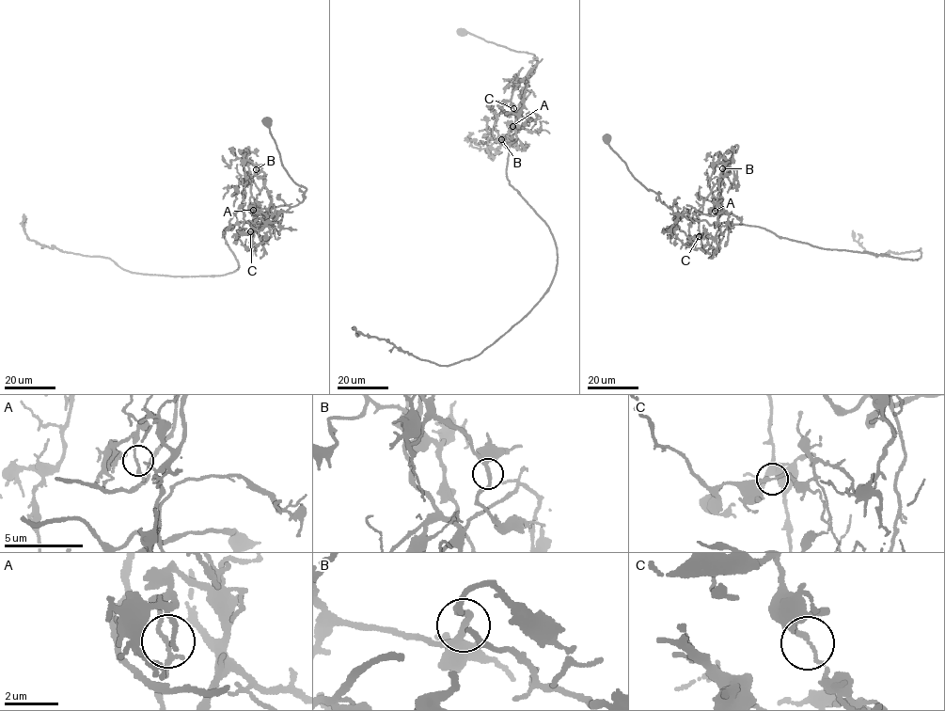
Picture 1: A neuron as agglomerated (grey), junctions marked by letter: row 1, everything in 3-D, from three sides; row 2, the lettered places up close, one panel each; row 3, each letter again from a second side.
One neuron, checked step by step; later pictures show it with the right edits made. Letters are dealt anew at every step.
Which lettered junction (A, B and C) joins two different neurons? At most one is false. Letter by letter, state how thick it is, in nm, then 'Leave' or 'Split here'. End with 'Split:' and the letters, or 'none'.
A: Thickness 160 nm. Leave
B: Thickness 190 nm. Leave
C: Thickness 170 nm. Split here
Split: C

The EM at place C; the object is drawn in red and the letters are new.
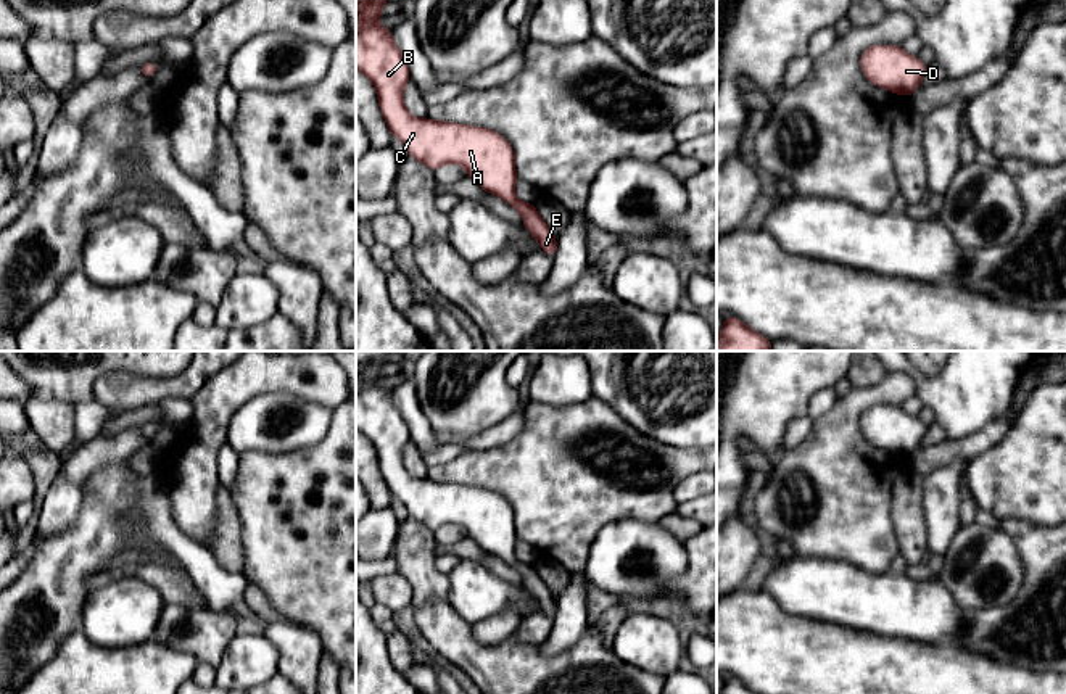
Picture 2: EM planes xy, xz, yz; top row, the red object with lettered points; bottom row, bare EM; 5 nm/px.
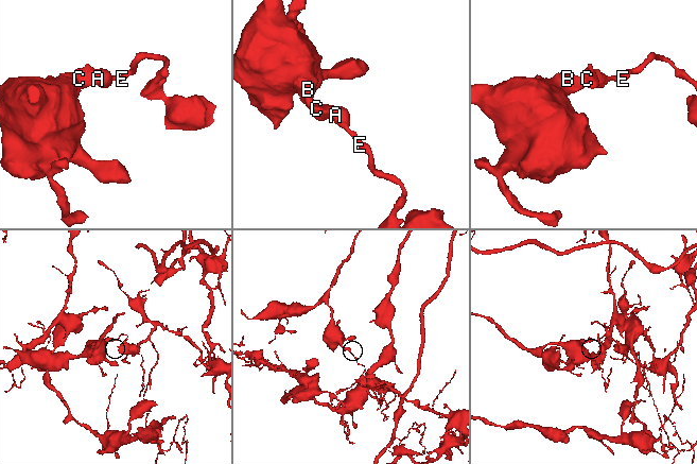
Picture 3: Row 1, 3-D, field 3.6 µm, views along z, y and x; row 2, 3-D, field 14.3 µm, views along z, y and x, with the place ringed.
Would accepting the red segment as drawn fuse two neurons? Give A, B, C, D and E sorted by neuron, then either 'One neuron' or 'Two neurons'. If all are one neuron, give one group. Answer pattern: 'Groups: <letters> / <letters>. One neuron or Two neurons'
Groups: A B C D / E. Two neurons

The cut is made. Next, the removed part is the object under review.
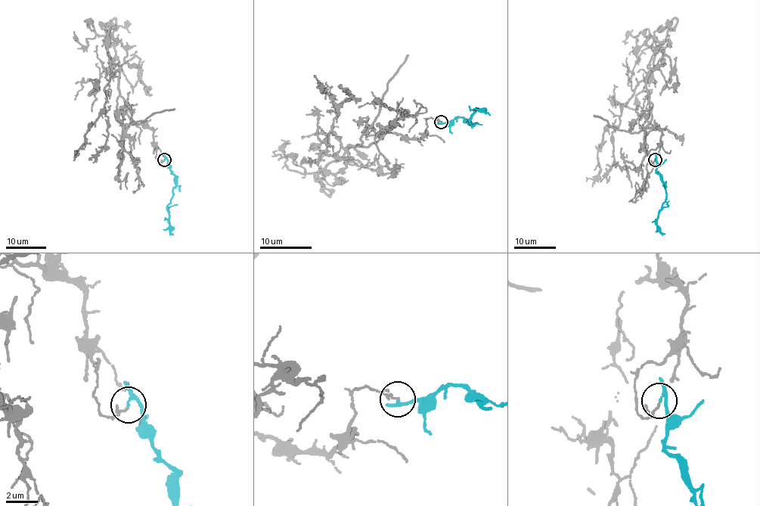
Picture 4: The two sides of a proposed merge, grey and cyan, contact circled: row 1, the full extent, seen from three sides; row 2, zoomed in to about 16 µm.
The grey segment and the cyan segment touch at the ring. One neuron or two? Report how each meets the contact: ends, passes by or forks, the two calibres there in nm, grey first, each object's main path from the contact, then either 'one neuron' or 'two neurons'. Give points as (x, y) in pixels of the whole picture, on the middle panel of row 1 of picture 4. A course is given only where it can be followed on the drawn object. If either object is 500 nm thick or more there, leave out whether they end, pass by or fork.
grey passes by | cyan passes by | 80/150 nm | grey via (442, 122), (425, 119), (418, 140), (388, 132), (366, 147), (342, 147), (332, 127), (339, 113), (314, 76) | cyan via (442, 122), (460, 117), (471, 125), (469, 119), (479, 108), (489, 116) | two neurons

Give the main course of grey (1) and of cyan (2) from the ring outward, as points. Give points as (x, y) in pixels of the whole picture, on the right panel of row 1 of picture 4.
1: (655, 159), (648, 152), (662, 131), (647, 127), (646, 78), (620, 124), (603, 133), (598, 175), (586, 181)
2: (655, 159), (656, 173), (666, 190), (665, 203), (657, 220), (657, 228), (665, 234)

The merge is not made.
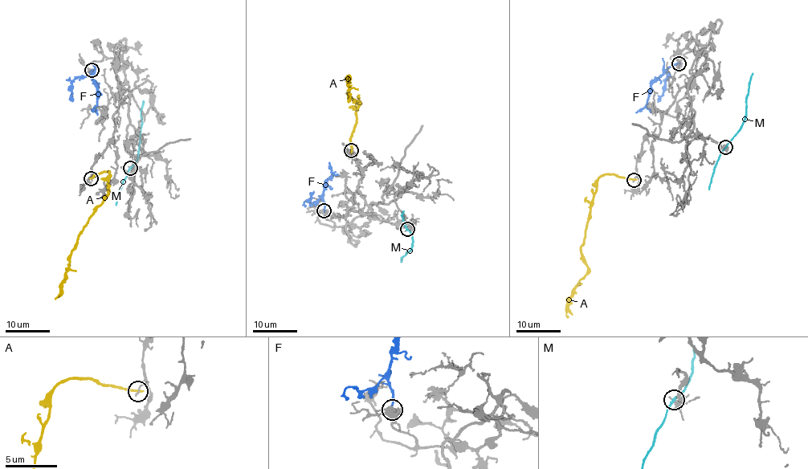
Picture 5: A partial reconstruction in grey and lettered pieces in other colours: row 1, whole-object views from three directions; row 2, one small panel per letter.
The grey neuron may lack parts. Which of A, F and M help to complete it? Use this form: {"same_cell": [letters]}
{"same_cell": ["F"]}

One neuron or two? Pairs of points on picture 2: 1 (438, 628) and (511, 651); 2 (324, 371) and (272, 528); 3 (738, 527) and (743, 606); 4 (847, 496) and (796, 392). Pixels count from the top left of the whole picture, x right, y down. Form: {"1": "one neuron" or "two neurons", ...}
{"1": "one neuron", "2": "two neurons", "3": "two neurons", "4": "two neurons"}

